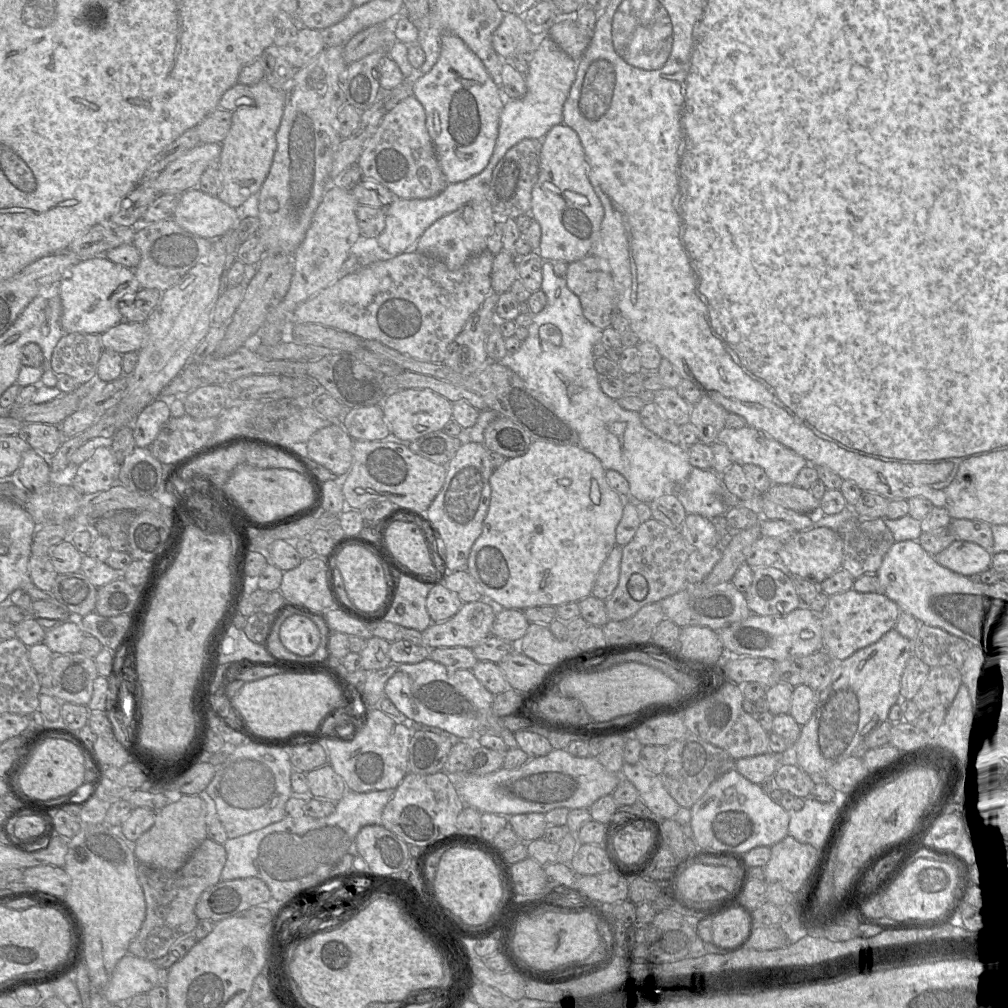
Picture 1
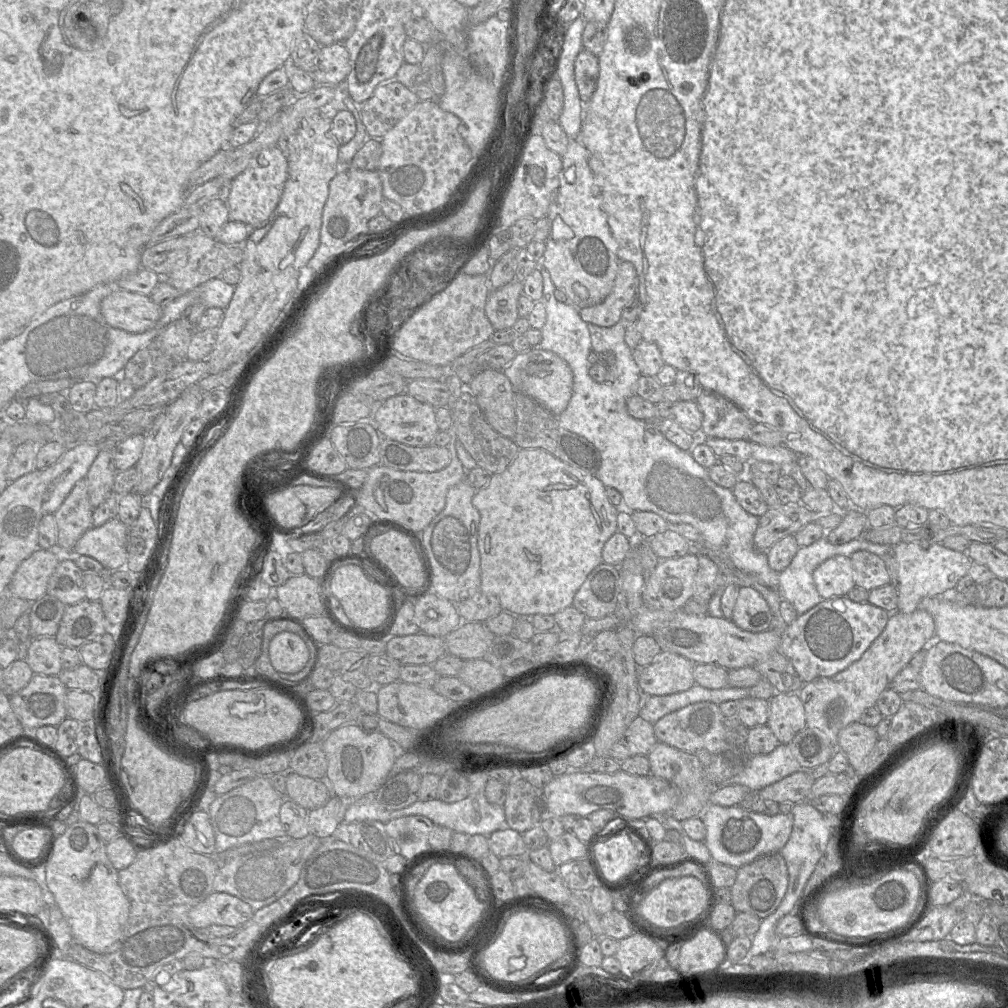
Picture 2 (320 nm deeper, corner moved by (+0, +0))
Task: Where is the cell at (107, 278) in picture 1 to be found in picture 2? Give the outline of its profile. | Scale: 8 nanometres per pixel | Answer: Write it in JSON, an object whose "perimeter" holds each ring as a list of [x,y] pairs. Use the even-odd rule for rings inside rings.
{"perimeter":[[[123,289],[105,297],[100,310],[111,327],[136,334],[153,329],[162,316],[162,308],[149,296]]]}

